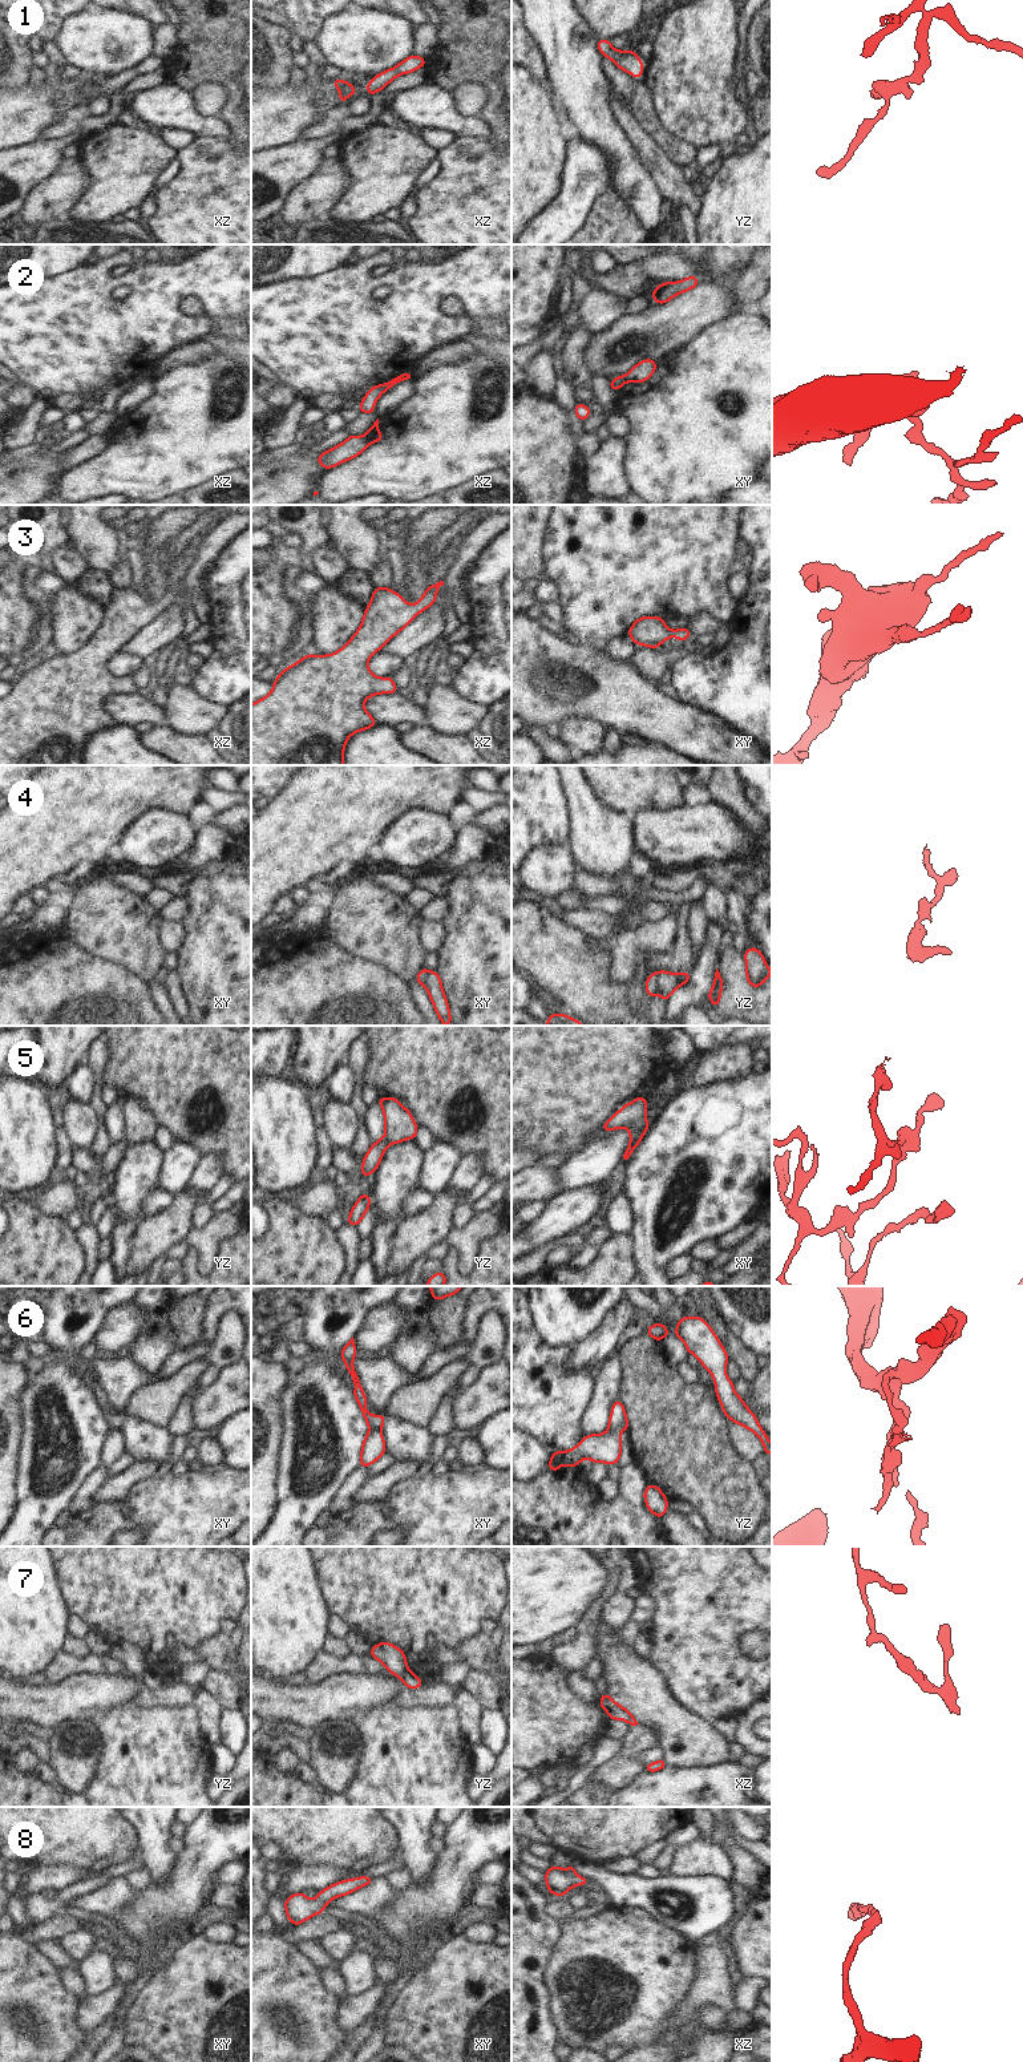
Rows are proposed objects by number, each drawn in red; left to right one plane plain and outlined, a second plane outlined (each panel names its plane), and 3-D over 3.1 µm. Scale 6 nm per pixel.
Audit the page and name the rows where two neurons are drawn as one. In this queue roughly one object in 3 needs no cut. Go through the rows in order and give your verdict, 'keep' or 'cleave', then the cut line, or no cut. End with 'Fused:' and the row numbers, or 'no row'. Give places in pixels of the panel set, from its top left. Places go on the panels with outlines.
1: keep; no cut
2: cleave; cut in xz along (364, 436), (368, 443)
3: keep; no cut
4: cleave; cut in yz along (659, 971), (656, 993)
5: cleave; cut in xy along (647, 1123), (630, 1145)
6: cleave; cut in xy along (370, 1428), (380, 1431)
7: cleave; cut in yz along (407, 1669), (400, 1677)
8: keep; no cut
Fused: 2, 4, 5, 6, 7

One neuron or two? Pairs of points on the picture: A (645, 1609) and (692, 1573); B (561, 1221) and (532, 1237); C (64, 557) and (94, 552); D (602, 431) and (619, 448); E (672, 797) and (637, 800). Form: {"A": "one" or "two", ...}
{"A": "two", "B": "one", "C": "two", "D": "two", "E": "one"}

